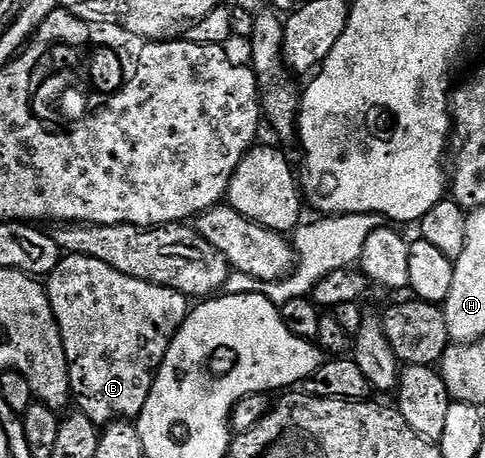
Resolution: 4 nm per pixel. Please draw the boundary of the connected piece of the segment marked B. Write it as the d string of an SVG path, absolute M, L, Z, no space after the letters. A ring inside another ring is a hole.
M75 253L63 256L45 278L44 284L64 343L66 362L70 368L70 391L77 412L88 415L88 419L99 427L105 427L112 421L136 419L144 411L144 403L148 403L154 376L158 374L178 328L186 322L191 302L176 289L132 279L116 271L116 267L100 263L100 259Z

